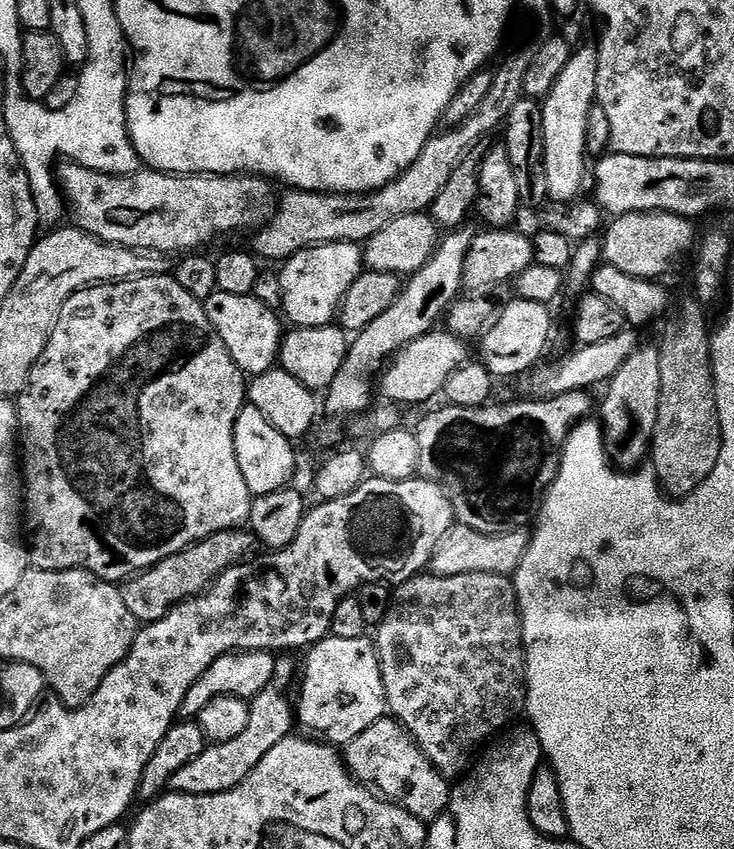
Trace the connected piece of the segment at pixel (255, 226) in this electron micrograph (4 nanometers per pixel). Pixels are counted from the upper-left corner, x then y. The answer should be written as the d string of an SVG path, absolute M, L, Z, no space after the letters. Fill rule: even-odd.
M64 162L61 165L61 168L60 165L58 168L58 188L70 213L70 220L72 216L71 223L107 244L135 248L142 252L184 254L189 250L203 249L200 247L210 243L215 236L228 236L231 232L252 234L275 216L278 207L278 192L271 188L273 185L265 177L255 174L182 176L141 170L133 172L130 176L108 176L81 164Z

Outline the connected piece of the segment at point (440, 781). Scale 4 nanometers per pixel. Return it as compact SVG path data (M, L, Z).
M385 718L362 730L343 749L342 759L352 777L371 786L383 799L399 804L414 818L431 822L448 808L449 781L426 759L411 734L397 720Z

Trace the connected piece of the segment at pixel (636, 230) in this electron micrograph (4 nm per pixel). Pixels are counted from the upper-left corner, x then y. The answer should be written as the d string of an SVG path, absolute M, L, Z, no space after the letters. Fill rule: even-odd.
M627 212L624 216L615 217L611 221L608 233L602 236L603 259L612 267L622 270L623 274L633 275L634 278L655 281L660 275L675 262L679 256L684 256L693 251L698 240L698 231L691 219L679 216L673 212Z

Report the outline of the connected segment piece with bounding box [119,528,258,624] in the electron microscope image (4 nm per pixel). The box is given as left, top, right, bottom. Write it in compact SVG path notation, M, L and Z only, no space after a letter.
M231 528L205 540L199 540L186 550L158 562L153 568L147 568L145 572L138 572L123 581L119 585L122 602L126 602L130 614L134 614L136 621L153 624L172 608L178 607L182 601L204 595L208 587L225 570L251 557L257 551L255 548L258 548L256 537L244 528Z

